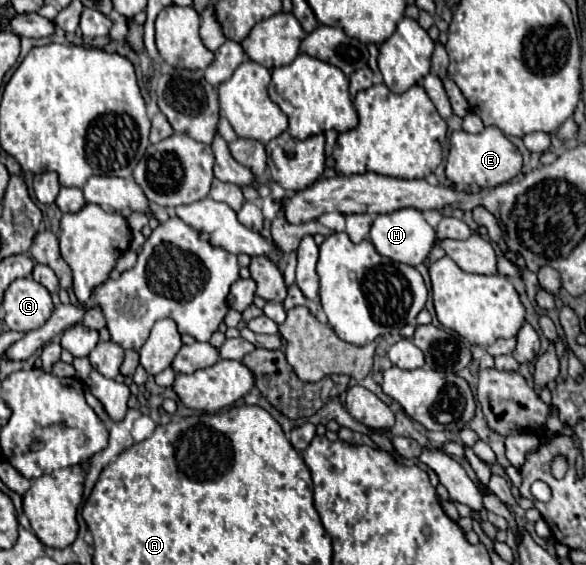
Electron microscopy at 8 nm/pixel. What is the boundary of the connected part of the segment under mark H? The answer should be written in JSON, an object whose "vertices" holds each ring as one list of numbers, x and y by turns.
{"vertices":[[401,208,391,214,379,214,371,226,371,242,375,250,395,262,419,266,435,246,435,230,427,224,423,214,415,208]]}

